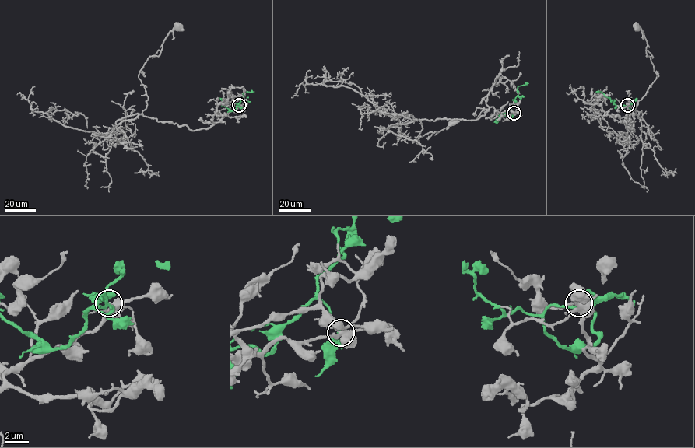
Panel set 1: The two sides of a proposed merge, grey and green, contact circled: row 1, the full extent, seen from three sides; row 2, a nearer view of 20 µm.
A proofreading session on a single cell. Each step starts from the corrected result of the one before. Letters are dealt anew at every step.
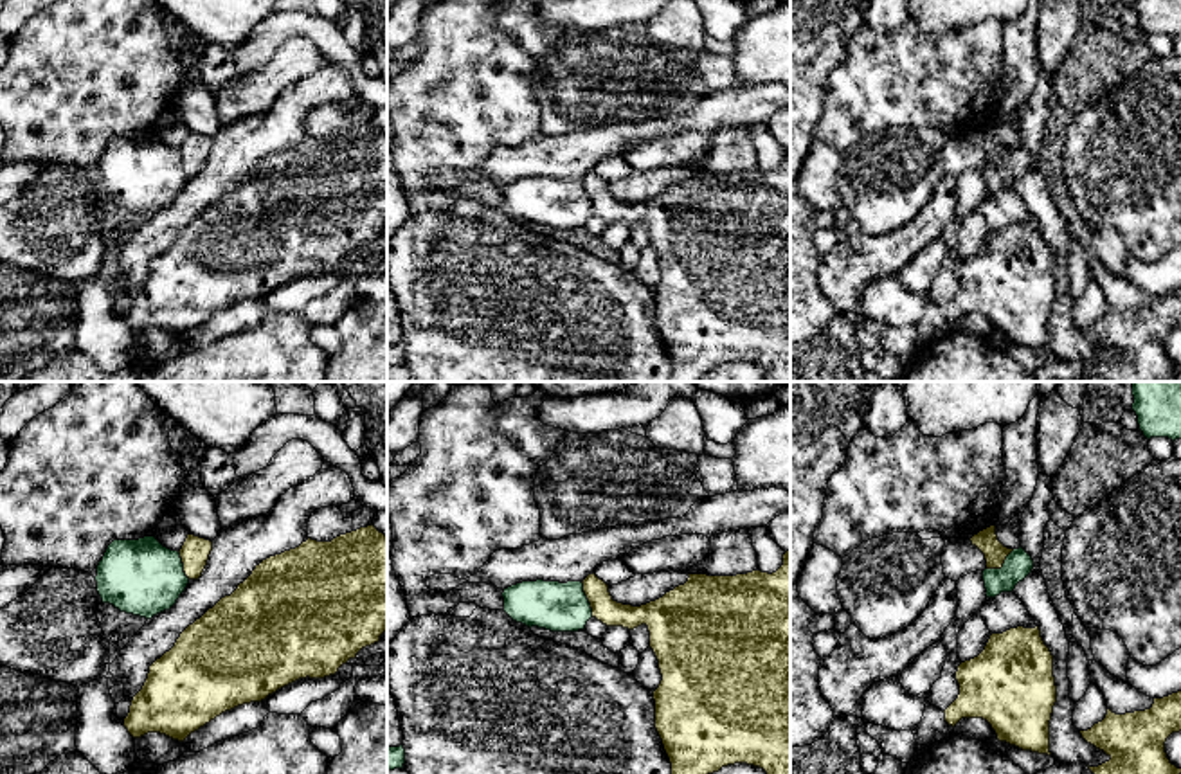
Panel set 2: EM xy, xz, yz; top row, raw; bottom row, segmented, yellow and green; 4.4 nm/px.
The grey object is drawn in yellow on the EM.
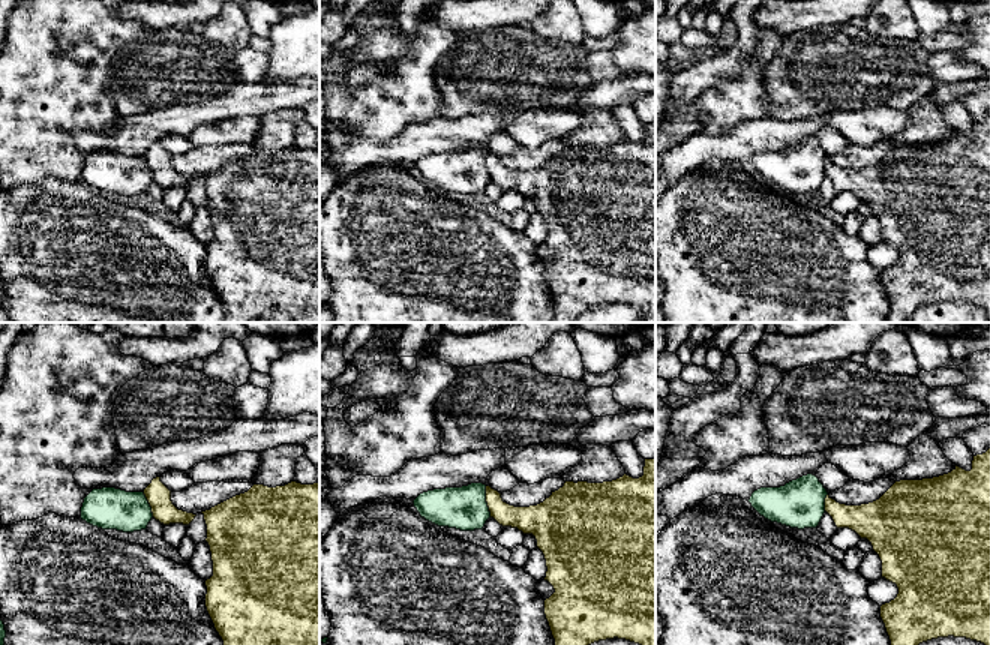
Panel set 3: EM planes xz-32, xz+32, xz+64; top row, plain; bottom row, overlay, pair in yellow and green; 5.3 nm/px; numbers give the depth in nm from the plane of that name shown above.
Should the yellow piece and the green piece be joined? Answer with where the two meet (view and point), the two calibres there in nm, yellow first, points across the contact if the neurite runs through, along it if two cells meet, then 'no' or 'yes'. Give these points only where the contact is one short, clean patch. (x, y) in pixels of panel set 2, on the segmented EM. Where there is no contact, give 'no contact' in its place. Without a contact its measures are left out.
meets yellow in xz at (587, 598); 120 nm thick on the yellow side, 220 nm on the other; border along xz (580, 582), (593, 616); no

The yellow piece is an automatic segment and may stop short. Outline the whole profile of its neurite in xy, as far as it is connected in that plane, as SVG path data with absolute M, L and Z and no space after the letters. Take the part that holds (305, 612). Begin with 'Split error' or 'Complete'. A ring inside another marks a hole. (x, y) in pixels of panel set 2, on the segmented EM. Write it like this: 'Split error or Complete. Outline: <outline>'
Complete. Outline: M371 524L367 527L360 527L356 531L340 535L331 542L317 542L308 538L295 549L263 560L259 565L256 565L252 574L243 583L238 585L238 589L230 596L221 598L212 608L209 608L200 619L196 619L180 634L175 646L149 666L149 673L142 689L131 700L130 713L124 718L124 727L133 738L140 738L148 733L160 733L173 740L184 742L191 733L198 731L200 727L203 727L205 724L209 724L225 711L230 711L243 704L261 702L268 695L275 693L277 689L299 679L306 677L324 679L335 675L338 668L346 664L349 659L355 659L362 648L378 643L380 635L385 630L387 630L387 536Z

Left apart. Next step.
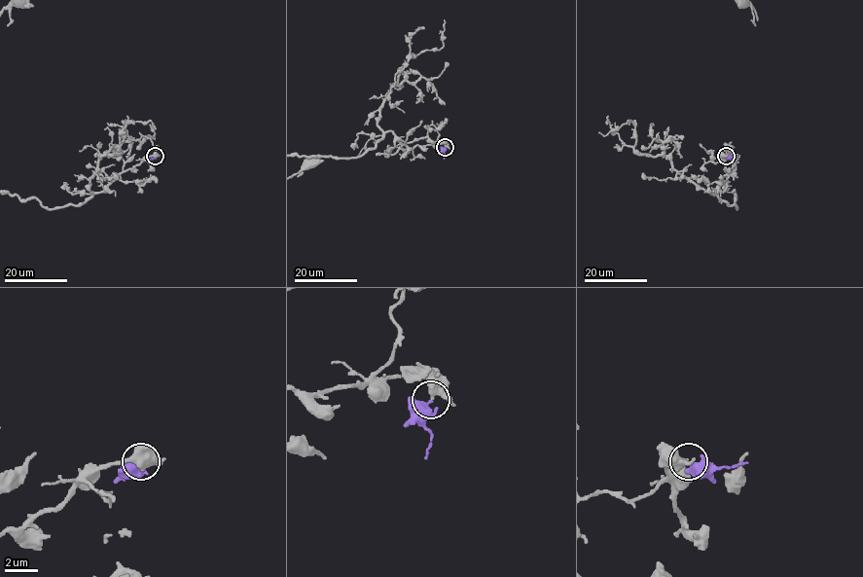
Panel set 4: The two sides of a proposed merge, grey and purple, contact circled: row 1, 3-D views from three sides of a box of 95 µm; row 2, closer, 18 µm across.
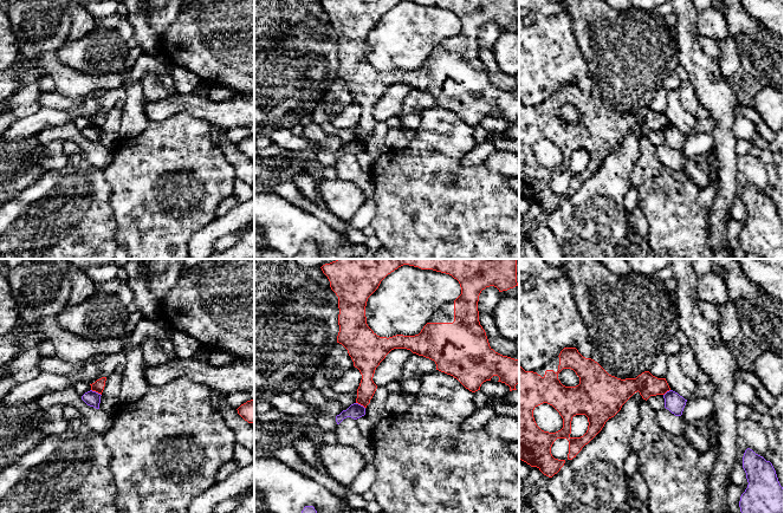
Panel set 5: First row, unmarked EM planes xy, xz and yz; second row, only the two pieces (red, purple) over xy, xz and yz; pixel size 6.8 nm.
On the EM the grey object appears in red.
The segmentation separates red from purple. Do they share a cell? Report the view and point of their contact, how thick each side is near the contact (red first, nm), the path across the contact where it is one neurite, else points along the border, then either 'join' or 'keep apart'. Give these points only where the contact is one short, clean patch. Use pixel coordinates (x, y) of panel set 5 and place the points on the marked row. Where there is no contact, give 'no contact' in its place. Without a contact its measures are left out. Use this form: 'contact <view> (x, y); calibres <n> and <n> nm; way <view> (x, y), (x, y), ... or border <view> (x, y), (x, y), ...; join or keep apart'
contact xy (96, 391); calibres 80 and 110 nm; border xy (91, 389), (101, 395); keep apart

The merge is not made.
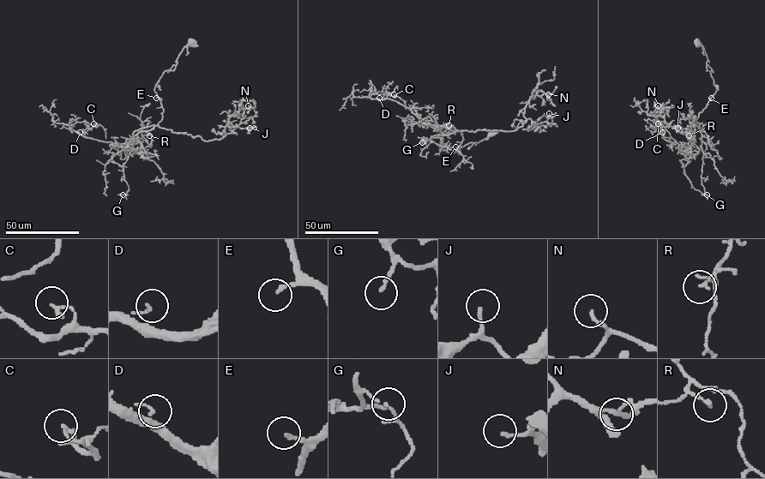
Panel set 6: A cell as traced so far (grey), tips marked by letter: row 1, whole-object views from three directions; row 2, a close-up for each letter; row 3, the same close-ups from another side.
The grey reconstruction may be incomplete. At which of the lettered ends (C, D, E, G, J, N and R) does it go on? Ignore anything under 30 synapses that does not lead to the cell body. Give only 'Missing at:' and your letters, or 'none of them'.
Missing at: E

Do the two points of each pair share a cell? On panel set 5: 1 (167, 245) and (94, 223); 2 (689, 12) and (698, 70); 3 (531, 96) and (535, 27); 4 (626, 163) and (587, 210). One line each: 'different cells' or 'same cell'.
1: different cells
2: same cell
3: same cell
4: same cell

